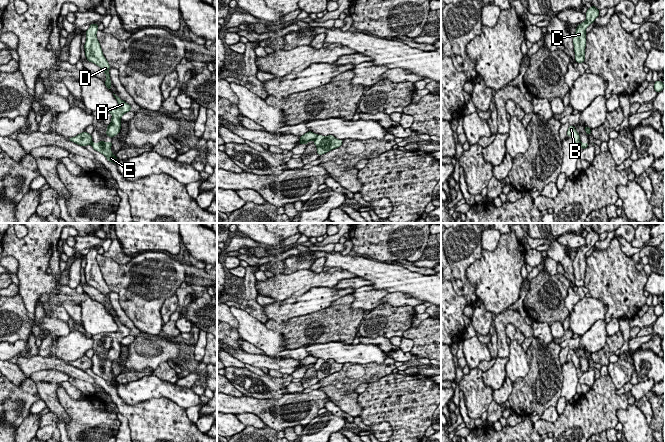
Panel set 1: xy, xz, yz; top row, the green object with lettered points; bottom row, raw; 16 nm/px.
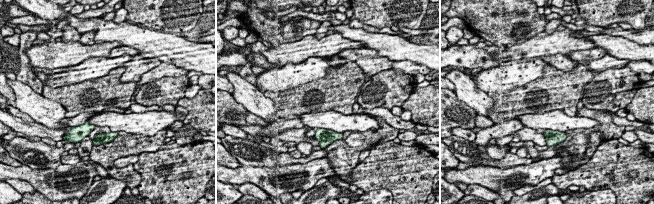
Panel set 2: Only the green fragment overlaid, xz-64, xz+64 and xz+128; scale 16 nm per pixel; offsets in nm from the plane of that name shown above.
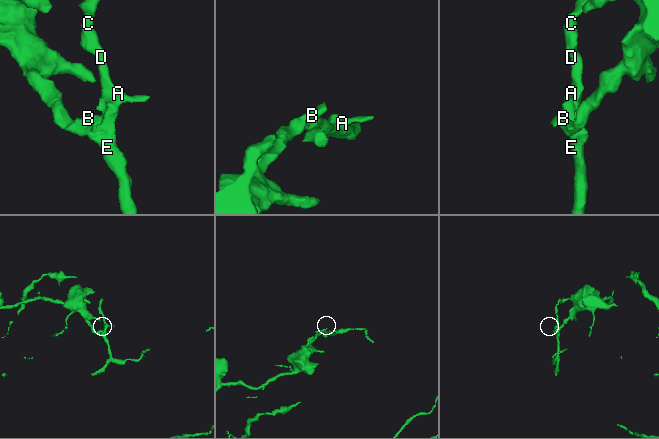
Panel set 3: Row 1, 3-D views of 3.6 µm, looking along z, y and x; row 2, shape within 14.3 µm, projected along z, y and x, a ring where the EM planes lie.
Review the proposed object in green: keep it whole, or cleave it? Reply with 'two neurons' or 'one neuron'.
two neurons

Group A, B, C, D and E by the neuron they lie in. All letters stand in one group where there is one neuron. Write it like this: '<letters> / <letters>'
A C D E / B

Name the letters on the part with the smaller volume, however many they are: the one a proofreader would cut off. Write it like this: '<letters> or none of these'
A, C, D, E

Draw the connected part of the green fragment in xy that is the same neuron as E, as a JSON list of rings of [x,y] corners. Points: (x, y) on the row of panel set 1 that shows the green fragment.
[[[101,140],[99,143],[92,143],[91,145],[94,150],[103,154],[108,161],[113,162],[115,164],[117,156],[114,156],[111,152],[112,142],[103,142]]]

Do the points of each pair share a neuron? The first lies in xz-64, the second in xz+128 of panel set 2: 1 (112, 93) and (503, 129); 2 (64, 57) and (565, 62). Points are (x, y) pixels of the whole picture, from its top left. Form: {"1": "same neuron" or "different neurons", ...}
{"1": "different neurons", "2": "different neurons"}

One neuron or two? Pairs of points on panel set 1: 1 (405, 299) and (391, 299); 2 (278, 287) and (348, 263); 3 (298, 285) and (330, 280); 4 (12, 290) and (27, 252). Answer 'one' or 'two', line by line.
1: one
2: two
3: one
4: two

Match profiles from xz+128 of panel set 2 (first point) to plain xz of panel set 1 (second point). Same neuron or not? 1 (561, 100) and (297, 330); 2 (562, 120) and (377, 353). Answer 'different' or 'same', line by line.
1: same
2: same

